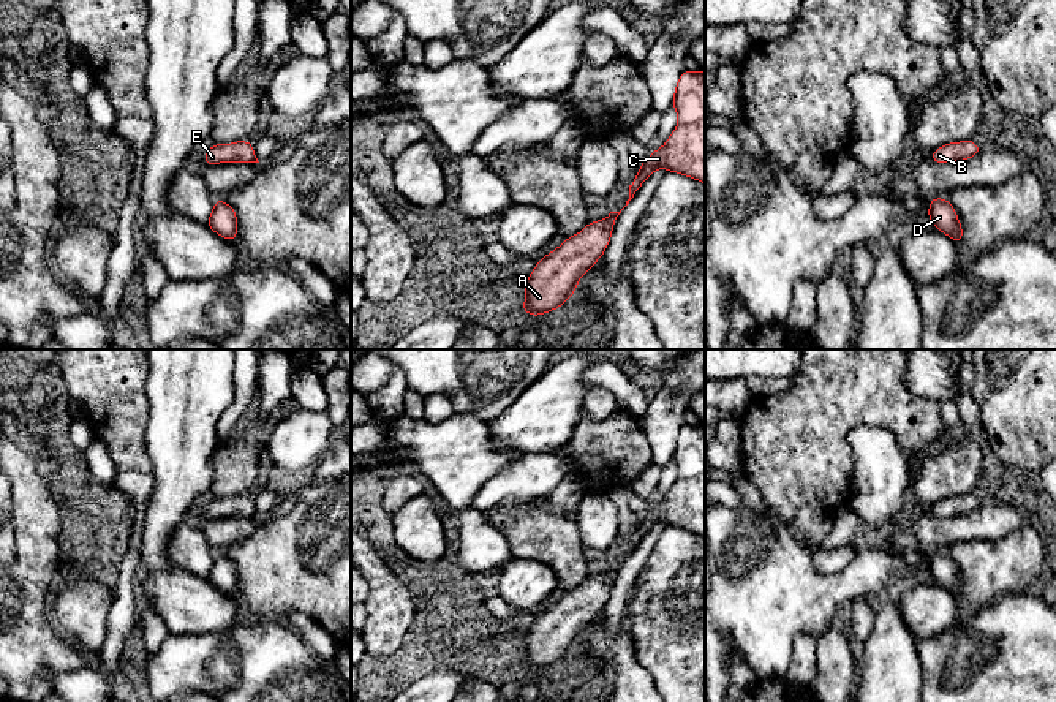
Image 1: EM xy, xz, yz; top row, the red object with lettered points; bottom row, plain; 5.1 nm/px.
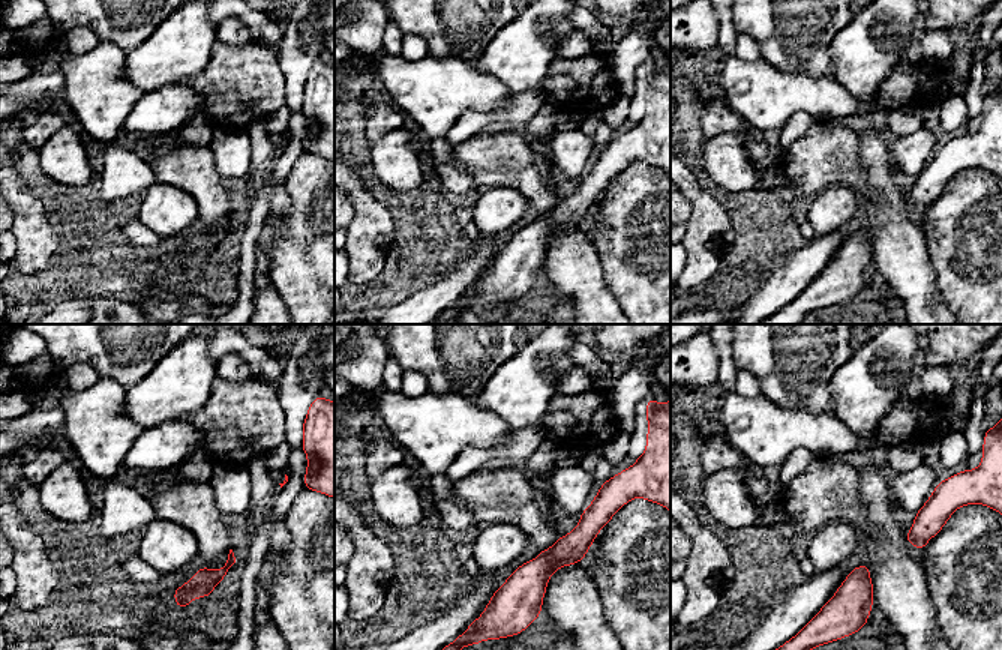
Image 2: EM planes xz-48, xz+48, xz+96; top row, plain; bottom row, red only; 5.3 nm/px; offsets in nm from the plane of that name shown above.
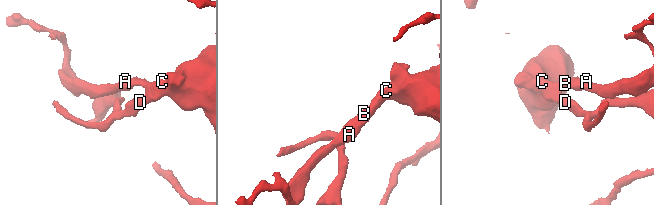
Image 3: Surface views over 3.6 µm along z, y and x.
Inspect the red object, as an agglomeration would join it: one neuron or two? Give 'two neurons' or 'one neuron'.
one neuron

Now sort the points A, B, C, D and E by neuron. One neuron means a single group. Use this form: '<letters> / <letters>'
A B C D E

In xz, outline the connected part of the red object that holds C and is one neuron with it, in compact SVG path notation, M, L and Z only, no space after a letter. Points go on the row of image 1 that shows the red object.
M685 70L675 85L672 104L675 108L678 123L666 144L651 152L640 164L635 179L629 185L629 199L626 201L626 206L640 190L643 182L661 168L666 168L669 172L696 179L705 185L705 71L694 73Z

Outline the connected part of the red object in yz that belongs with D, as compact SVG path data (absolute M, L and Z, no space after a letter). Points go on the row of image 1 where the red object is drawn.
M931 198L928 218L933 226L953 239L958 245L963 240L963 228L955 207L945 198Z

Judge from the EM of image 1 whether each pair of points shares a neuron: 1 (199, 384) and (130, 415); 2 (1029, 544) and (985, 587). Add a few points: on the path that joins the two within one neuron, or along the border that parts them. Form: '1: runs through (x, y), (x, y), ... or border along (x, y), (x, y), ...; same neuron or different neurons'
1: border along (149, 369), (146, 381), (149, 422), (144, 443); different neurons
2: runs through (1018, 555), (996, 577); same neuron

